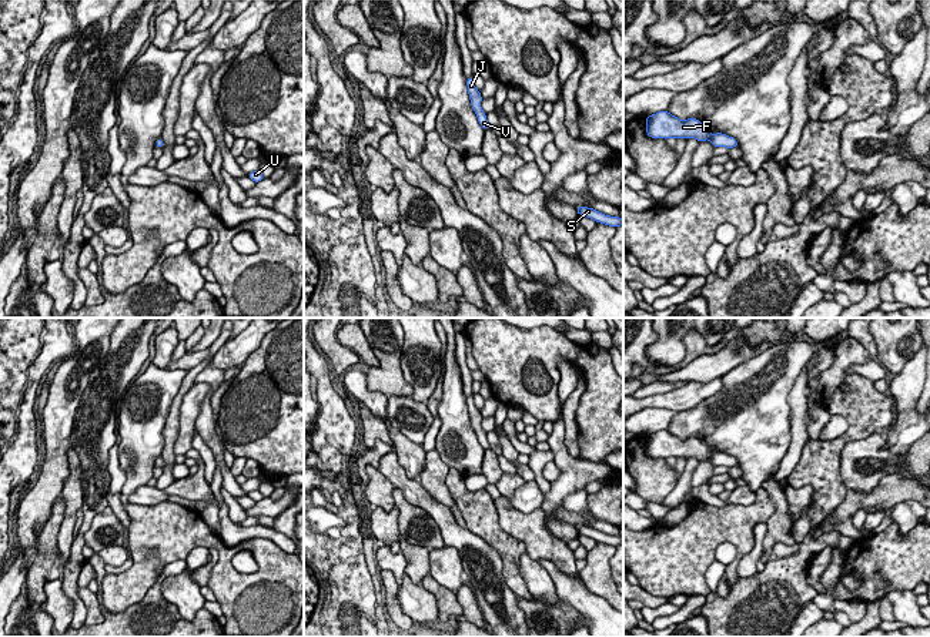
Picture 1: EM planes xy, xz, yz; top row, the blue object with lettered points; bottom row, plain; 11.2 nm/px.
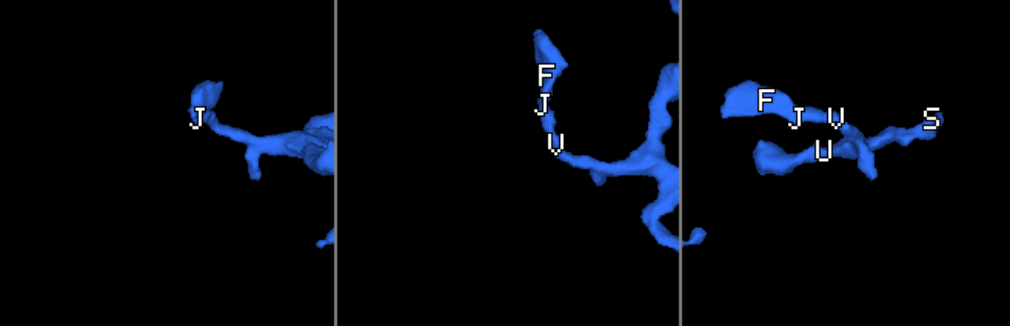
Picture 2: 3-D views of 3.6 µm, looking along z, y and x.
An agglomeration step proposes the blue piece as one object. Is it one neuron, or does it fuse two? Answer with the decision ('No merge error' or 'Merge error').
No merge error

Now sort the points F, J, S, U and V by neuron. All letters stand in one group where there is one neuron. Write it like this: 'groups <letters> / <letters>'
groups F J S U V

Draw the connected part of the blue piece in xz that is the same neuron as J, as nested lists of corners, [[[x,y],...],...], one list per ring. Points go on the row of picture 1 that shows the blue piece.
[[[472,76],[469,78],[466,78],[466,86],[468,86],[471,105],[478,117],[481,127],[484,130],[489,130],[486,114],[482,111],[482,107],[481,107],[482,95],[479,93],[479,90],[475,87]]]

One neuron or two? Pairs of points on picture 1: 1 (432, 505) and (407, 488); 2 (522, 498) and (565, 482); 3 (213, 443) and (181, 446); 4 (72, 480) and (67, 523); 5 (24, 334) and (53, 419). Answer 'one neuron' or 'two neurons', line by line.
1: one neuron
2: two neurons
3: two neurons
4: one neuron
5: two neurons

